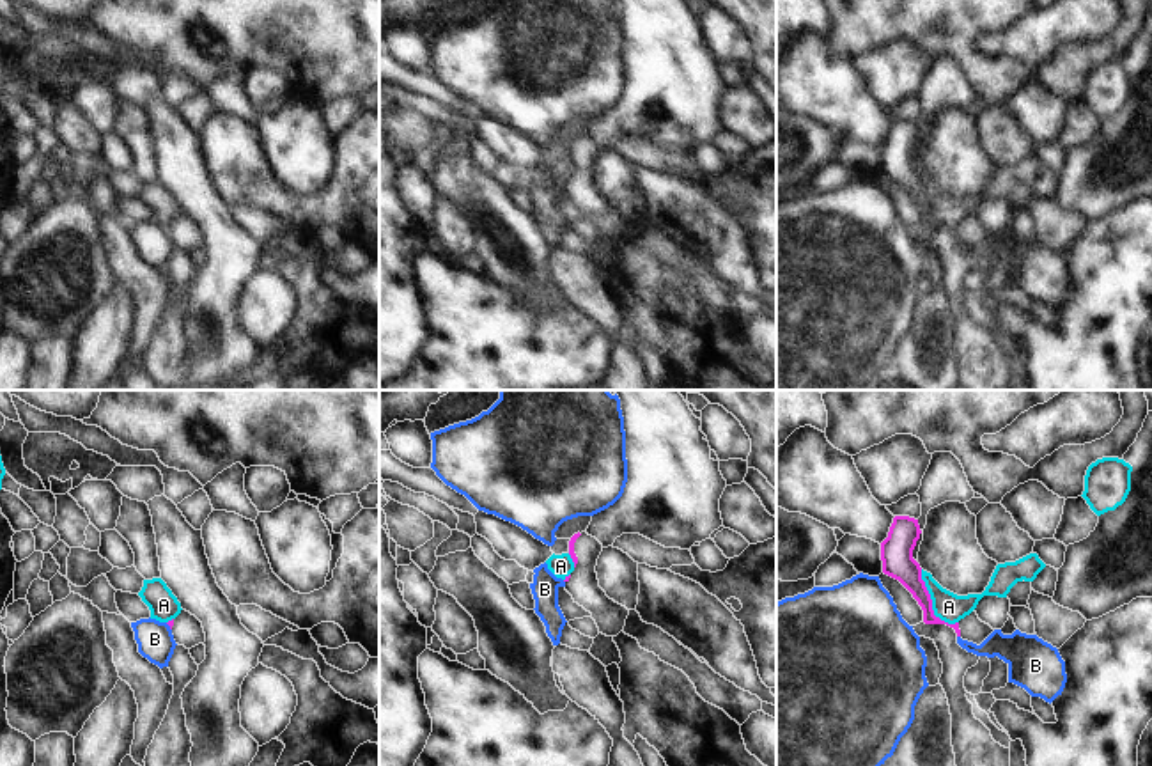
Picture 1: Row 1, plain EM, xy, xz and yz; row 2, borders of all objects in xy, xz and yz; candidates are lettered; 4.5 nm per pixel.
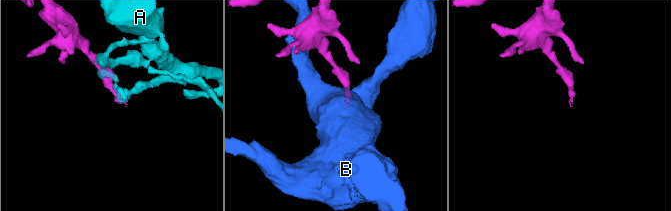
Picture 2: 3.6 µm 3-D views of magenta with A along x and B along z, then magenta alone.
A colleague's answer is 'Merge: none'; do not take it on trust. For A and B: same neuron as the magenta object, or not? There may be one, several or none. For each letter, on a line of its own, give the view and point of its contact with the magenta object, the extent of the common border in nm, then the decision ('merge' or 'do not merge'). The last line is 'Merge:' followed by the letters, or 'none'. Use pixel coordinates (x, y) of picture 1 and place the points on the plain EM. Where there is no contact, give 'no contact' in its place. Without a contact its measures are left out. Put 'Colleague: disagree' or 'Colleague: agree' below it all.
A: contact yz (931, 206); length 300 nm; do not merge
B: contact xy (169, 227); length 50 nm; do not merge
Merge: none
Colleague: agree

